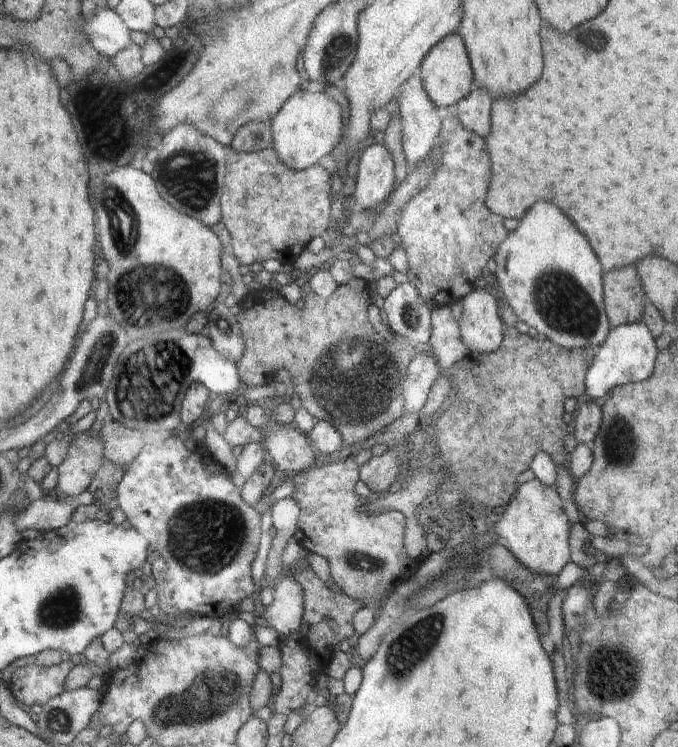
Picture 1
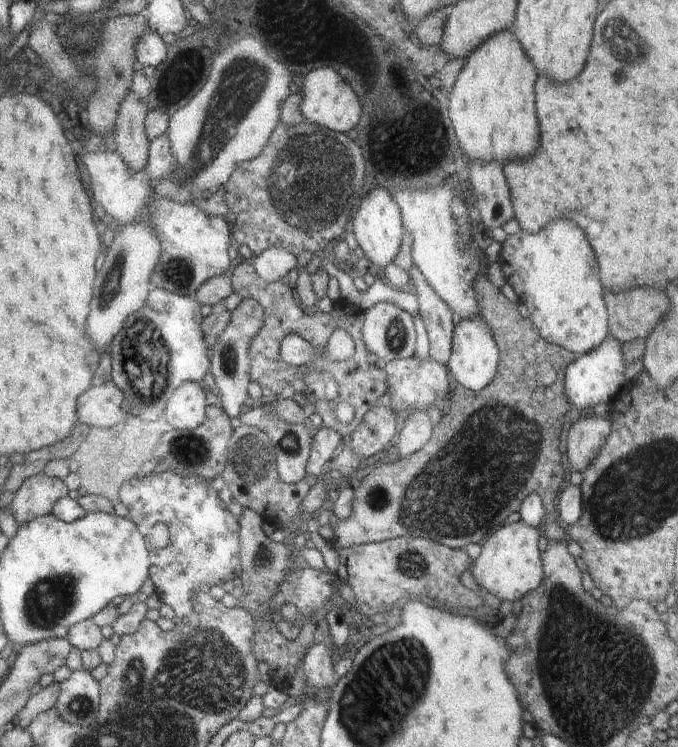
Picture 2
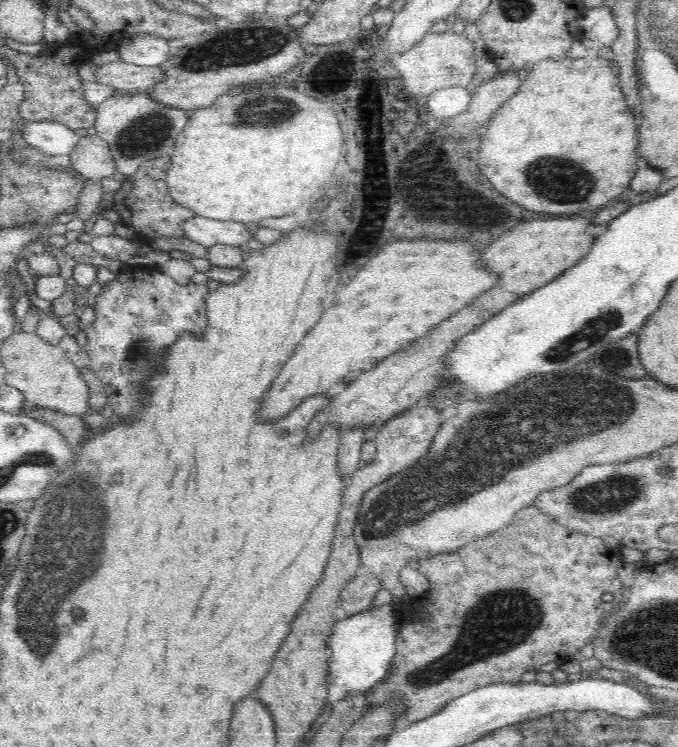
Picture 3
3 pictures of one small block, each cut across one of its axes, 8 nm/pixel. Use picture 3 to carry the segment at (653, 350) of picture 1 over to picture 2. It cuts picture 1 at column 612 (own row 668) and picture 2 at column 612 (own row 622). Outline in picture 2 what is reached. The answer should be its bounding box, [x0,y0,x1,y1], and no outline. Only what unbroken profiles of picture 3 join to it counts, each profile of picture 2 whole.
[565,334,627,412]

